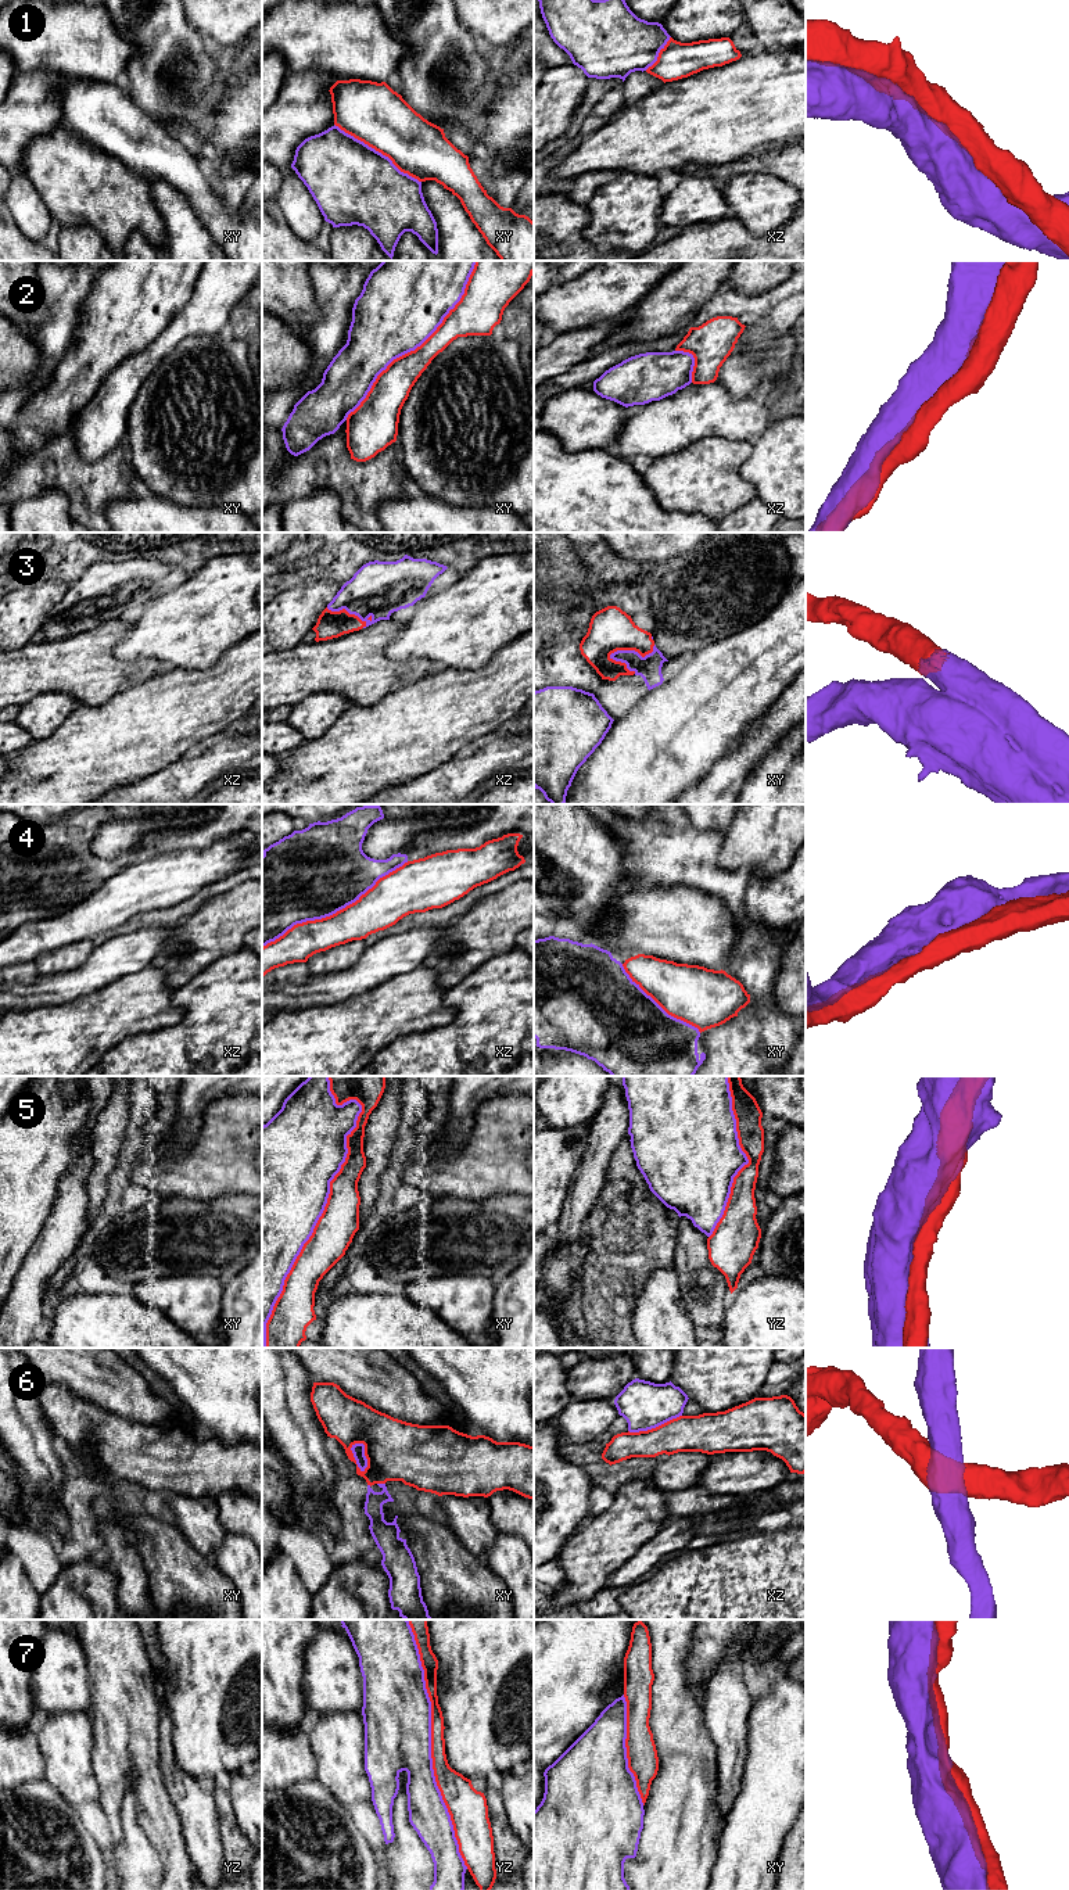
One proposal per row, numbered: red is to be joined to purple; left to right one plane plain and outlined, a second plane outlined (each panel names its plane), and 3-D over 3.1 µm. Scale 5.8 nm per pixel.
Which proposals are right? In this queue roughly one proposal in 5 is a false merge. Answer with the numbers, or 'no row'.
1, 2, 3, 5, 7

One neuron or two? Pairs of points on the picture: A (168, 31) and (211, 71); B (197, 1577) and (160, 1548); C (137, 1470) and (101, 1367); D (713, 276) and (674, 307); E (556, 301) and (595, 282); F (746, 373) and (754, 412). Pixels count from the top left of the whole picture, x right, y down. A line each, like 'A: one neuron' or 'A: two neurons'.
A: one neuron
B: one neuron
C: one neuron
D: one neuron
E: one neuron
F: two neurons

